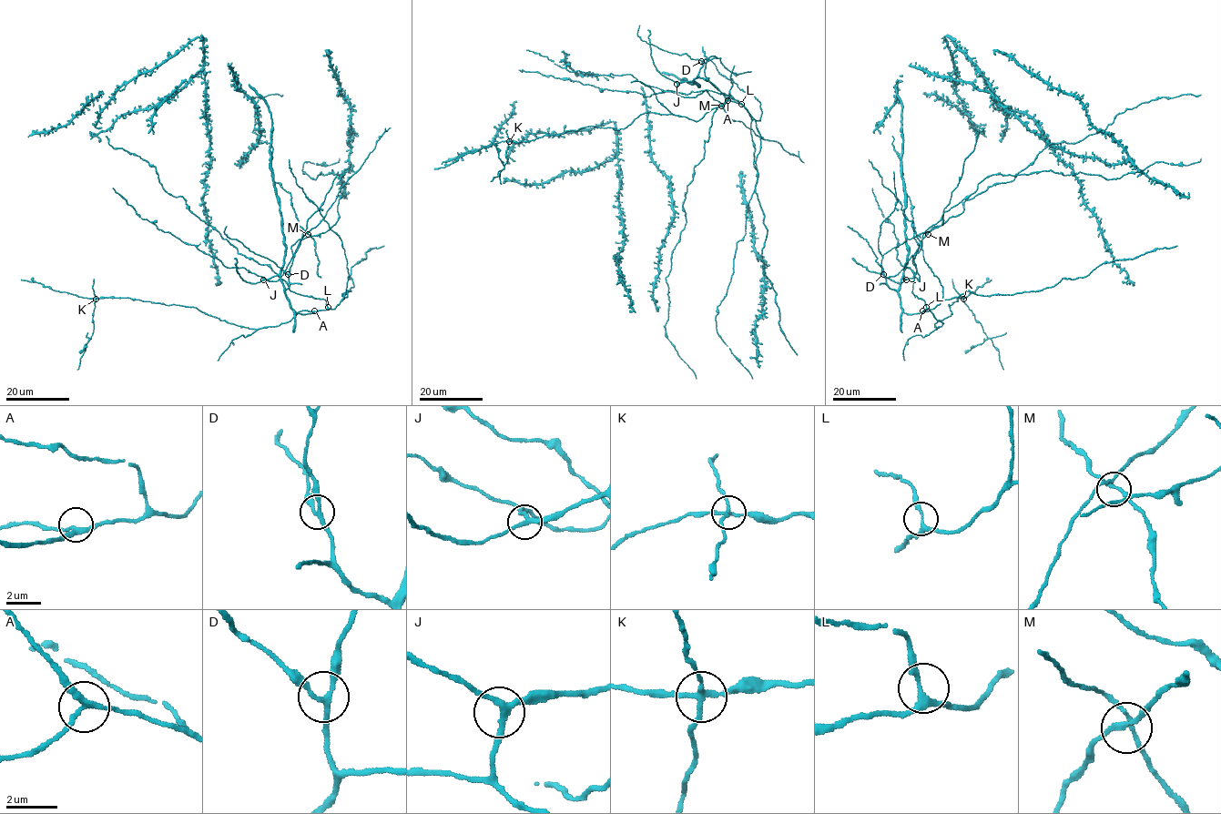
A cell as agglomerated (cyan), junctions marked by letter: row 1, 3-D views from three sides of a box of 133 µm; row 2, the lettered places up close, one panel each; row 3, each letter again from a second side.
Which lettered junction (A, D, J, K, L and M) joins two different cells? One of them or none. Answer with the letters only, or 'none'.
K

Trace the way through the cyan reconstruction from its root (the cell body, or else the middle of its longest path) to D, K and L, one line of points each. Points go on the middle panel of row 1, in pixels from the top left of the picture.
D: (693, 80), (703, 66), (701, 61)
K: (693, 80), (698, 76), (711, 82), (727, 101), (698, 120), (645, 112), (618, 130), (588, 126), (509, 141)
L: (693, 80), (697, 76), (705, 78), (728, 99), (741, 104)

